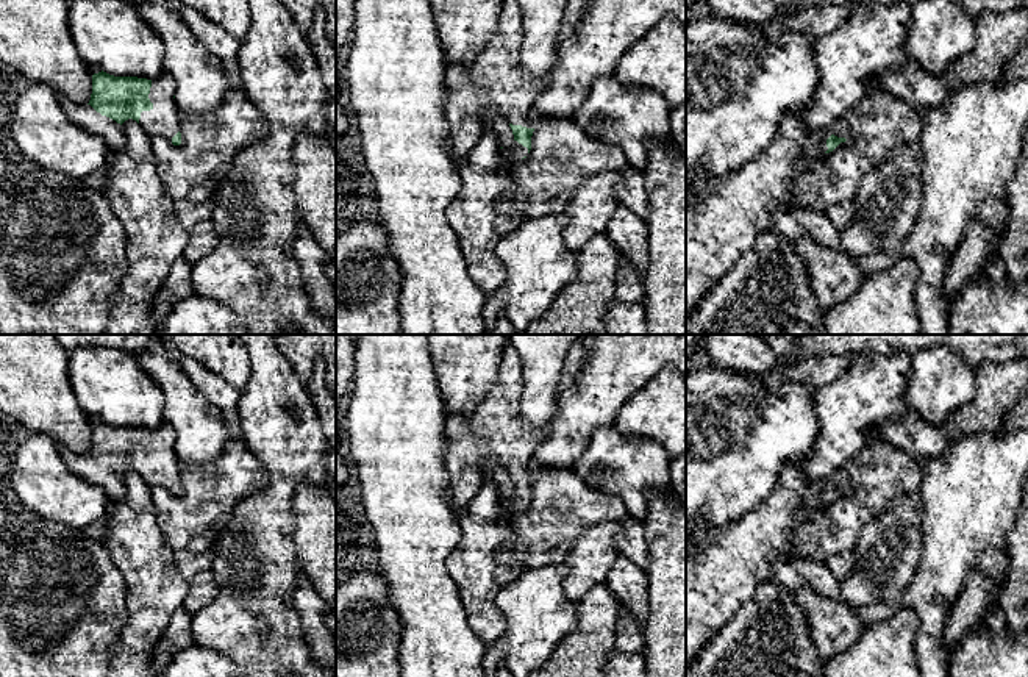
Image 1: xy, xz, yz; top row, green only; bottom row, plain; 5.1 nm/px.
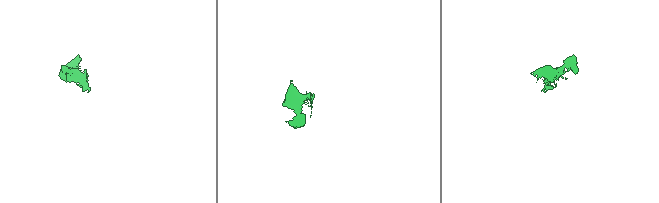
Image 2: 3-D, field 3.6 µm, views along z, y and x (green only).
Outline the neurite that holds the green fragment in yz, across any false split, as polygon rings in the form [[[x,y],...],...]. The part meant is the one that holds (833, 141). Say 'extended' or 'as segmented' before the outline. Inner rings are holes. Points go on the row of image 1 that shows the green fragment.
extended | [[[805,109],[787,113],[772,142],[722,178],[712,191],[689,199],[686,205],[686,319],[737,258],[755,247],[758,235],[773,231],[770,214],[791,205],[792,180],[806,169],[809,142],[817,138],[817,153],[823,156],[847,141],[834,136],[831,130],[819,134],[808,131]]]

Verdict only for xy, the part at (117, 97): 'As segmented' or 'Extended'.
Extended

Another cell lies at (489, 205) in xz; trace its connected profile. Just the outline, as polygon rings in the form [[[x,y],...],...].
[[[486,125],[478,142],[458,166],[462,181],[461,191],[447,206],[445,217],[467,263],[472,281],[486,294],[497,292],[506,277],[503,263],[495,255],[497,244],[526,220],[526,194],[517,186],[511,174],[503,170],[503,156],[497,133]]]

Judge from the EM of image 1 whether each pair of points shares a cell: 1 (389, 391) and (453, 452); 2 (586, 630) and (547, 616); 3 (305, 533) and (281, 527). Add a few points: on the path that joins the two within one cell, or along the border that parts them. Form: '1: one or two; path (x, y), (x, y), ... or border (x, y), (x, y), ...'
1: two; border (447, 416), (446, 458)
2: two; border (577, 604), (577, 624), (552, 654)
3: two; border (292, 494), (292, 544), (299, 566)

